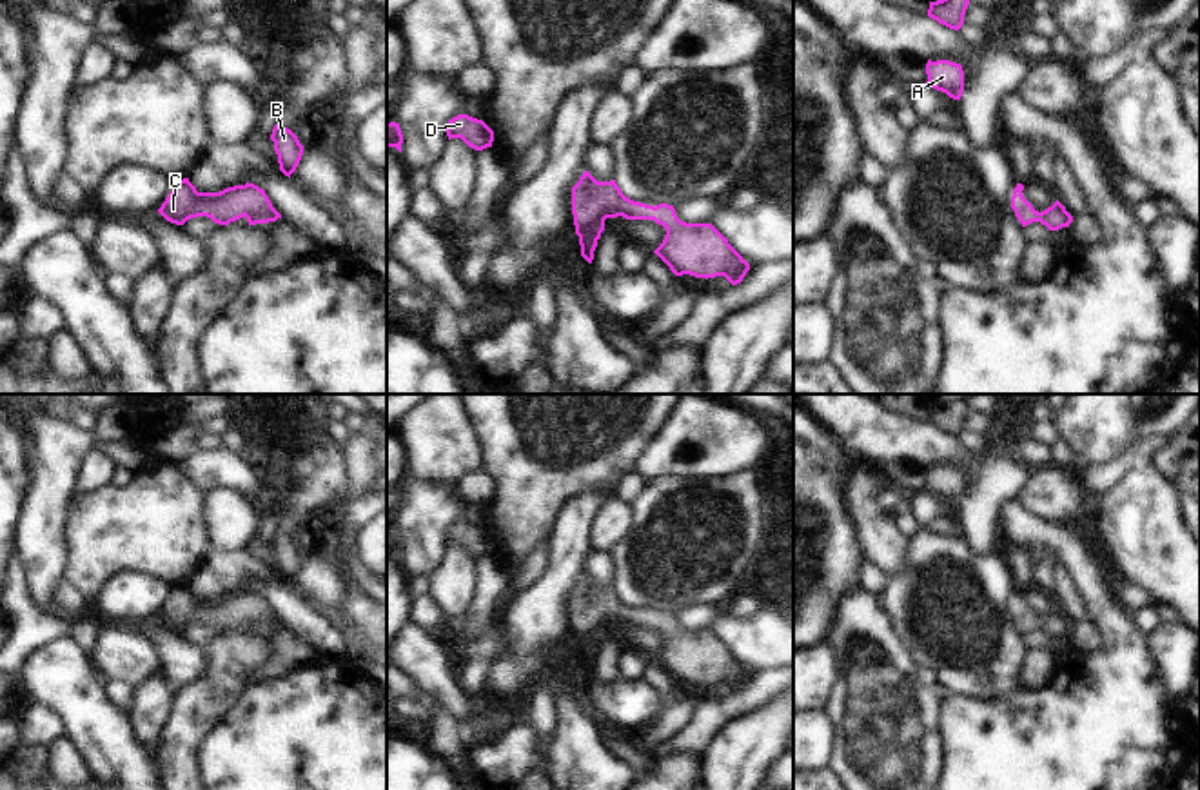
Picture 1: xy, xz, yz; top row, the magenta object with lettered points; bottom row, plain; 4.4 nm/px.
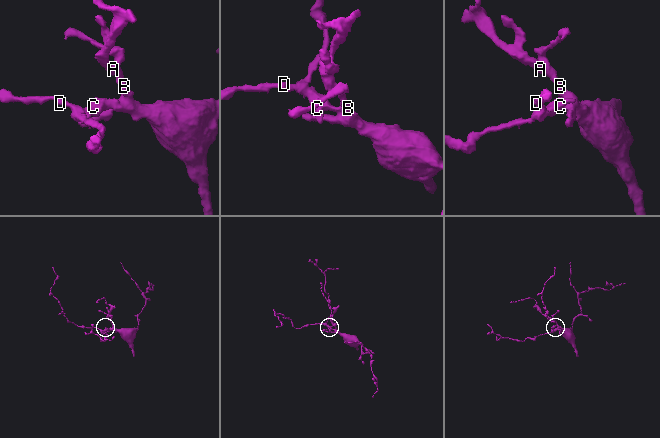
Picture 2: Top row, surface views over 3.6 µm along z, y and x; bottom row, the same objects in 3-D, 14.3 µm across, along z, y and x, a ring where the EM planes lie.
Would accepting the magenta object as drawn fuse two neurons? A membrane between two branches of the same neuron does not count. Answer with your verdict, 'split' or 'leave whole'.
leave whole

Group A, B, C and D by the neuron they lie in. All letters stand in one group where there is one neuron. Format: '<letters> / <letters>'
A B C D

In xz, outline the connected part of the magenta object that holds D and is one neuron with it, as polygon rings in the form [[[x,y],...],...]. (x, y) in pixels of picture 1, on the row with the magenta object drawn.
[[[457,114],[448,120],[447,136],[448,140],[461,138],[468,147],[476,151],[492,147],[494,142],[494,131],[483,120],[472,118],[468,114]]]

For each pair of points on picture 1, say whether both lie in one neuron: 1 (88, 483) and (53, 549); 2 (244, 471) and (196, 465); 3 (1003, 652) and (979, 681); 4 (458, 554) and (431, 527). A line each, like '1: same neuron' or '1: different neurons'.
1: different neurons
2: same neuron
3: same neuron
4: different neurons

